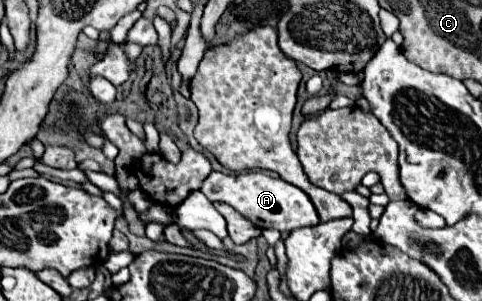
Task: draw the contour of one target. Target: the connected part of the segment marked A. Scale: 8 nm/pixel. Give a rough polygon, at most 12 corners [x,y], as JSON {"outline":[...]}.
{"outline":[[210,172],[202,194],[258,228],[320,222],[300,188],[264,172]]}

